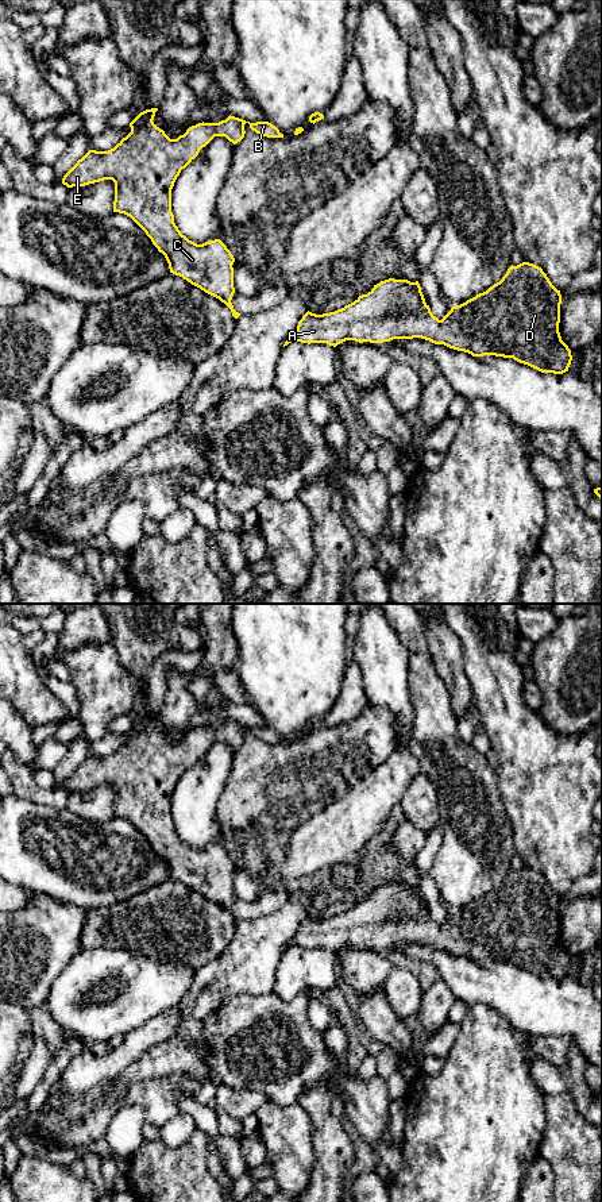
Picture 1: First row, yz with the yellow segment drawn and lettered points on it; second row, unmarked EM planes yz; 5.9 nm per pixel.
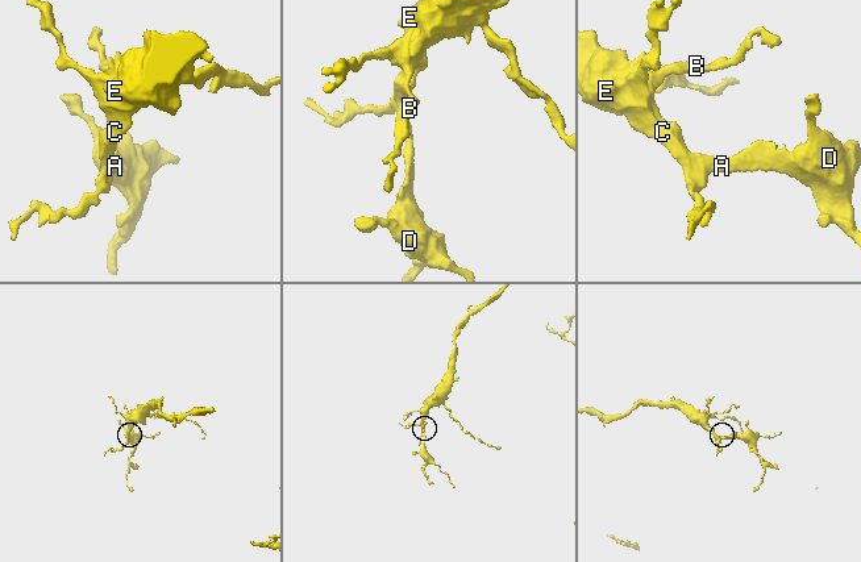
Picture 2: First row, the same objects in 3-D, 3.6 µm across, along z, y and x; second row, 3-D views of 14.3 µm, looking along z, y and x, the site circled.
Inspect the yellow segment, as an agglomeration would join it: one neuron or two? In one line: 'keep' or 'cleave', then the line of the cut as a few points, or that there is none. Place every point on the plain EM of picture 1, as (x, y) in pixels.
keep; cut none

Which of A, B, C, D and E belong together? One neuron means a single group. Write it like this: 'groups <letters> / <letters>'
groups A B C D E

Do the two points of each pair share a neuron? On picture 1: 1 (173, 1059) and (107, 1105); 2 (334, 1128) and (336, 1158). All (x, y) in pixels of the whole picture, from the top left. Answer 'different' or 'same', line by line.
1: same
2: same

